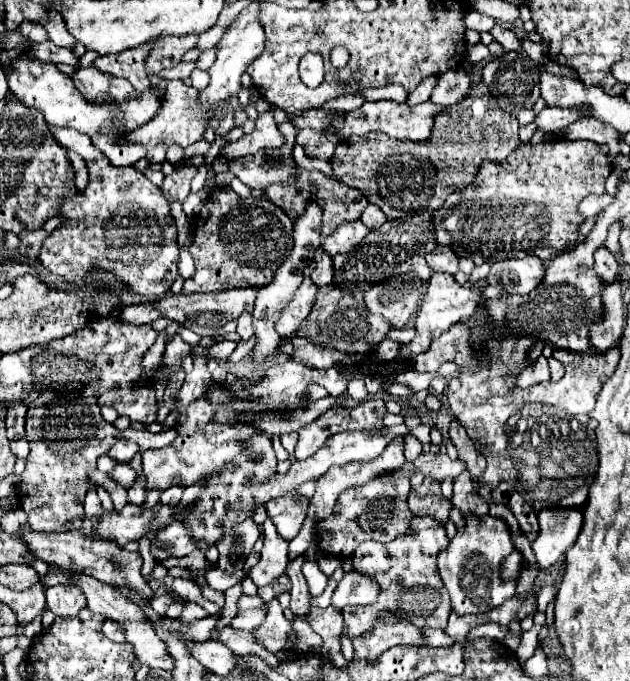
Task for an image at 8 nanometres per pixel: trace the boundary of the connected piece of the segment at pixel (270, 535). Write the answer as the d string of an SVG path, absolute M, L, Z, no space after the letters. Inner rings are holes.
M266 519L262 523L262 527L266 531L262 557L260 557L260 563L256 567L252 567L252 571L250 571L250 577L258 587L272 583L276 577L280 577L286 571L286 565L288 565L288 555L286 555L288 545L280 545L280 535L278 535L274 523L270 519Z

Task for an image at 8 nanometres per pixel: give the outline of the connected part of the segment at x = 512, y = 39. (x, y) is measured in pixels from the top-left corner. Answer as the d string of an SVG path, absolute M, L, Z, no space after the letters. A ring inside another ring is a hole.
M495 24L490 33L494 40L498 43L502 43L504 47L510 47L512 51L522 51L520 39L516 39L515 34L511 30L504 29L502 25Z

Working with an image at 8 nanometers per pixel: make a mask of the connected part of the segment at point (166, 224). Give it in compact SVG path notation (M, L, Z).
M50 129L60 145L74 149L86 159L90 181L84 191L78 191L76 197L72 197L72 201L64 201L64 209L58 213L64 217L64 223L50 233L38 255L42 267L76 287L86 285L86 277L92 269L106 269L112 271L128 291L146 297L146 301L162 299L176 281L180 259L176 225L170 215L168 199L162 193L154 193L160 189L134 167L110 165L110 161L92 145L92 141L76 129Z

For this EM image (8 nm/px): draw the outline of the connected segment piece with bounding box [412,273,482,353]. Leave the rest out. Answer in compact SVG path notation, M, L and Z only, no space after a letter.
M434 273L434 277L426 285L426 295L422 299L422 305L420 305L420 311L416 317L416 337L412 339L414 349L418 353L428 351L428 347L434 339L438 339L452 325L472 317L480 305L482 305L482 293L456 283L454 275L450 275L450 273Z

